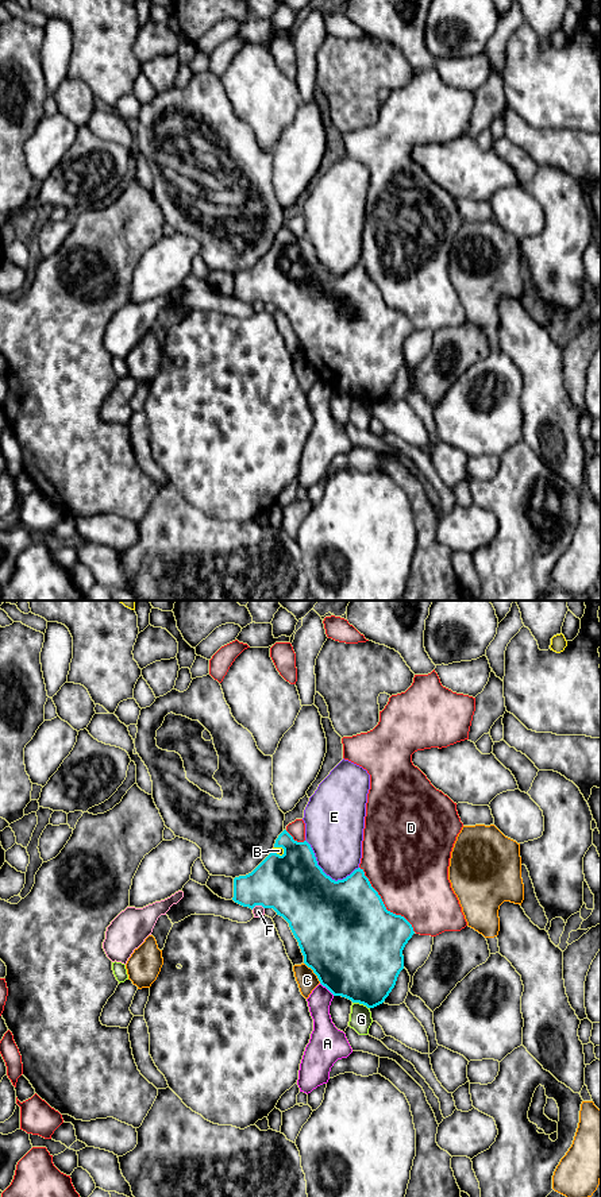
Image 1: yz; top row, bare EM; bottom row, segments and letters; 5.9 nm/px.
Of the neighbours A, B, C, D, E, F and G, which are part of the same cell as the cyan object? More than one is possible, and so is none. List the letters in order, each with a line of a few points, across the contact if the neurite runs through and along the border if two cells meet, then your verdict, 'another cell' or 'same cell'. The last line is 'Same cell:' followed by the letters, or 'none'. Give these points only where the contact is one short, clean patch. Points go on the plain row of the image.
A: another cell
B: same cell
C: another cell
D: another cell
E: another cell
F: line yz (264, 302), (254, 301), (251, 304); another cell
G: another cell
Same cell: B

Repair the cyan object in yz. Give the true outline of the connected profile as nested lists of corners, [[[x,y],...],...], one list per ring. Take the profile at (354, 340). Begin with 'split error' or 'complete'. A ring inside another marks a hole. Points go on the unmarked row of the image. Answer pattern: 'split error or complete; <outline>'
split error; [[[284,225],[271,248],[249,270],[234,274],[232,296],[243,302],[273,304],[288,318],[304,351],[304,359],[313,366],[320,379],[334,391],[374,403],[385,397],[404,364],[402,345],[415,329],[412,320],[401,310],[386,305],[381,291],[371,282],[363,265],[355,265],[343,275],[332,275],[317,260],[311,240],[297,238]]]

